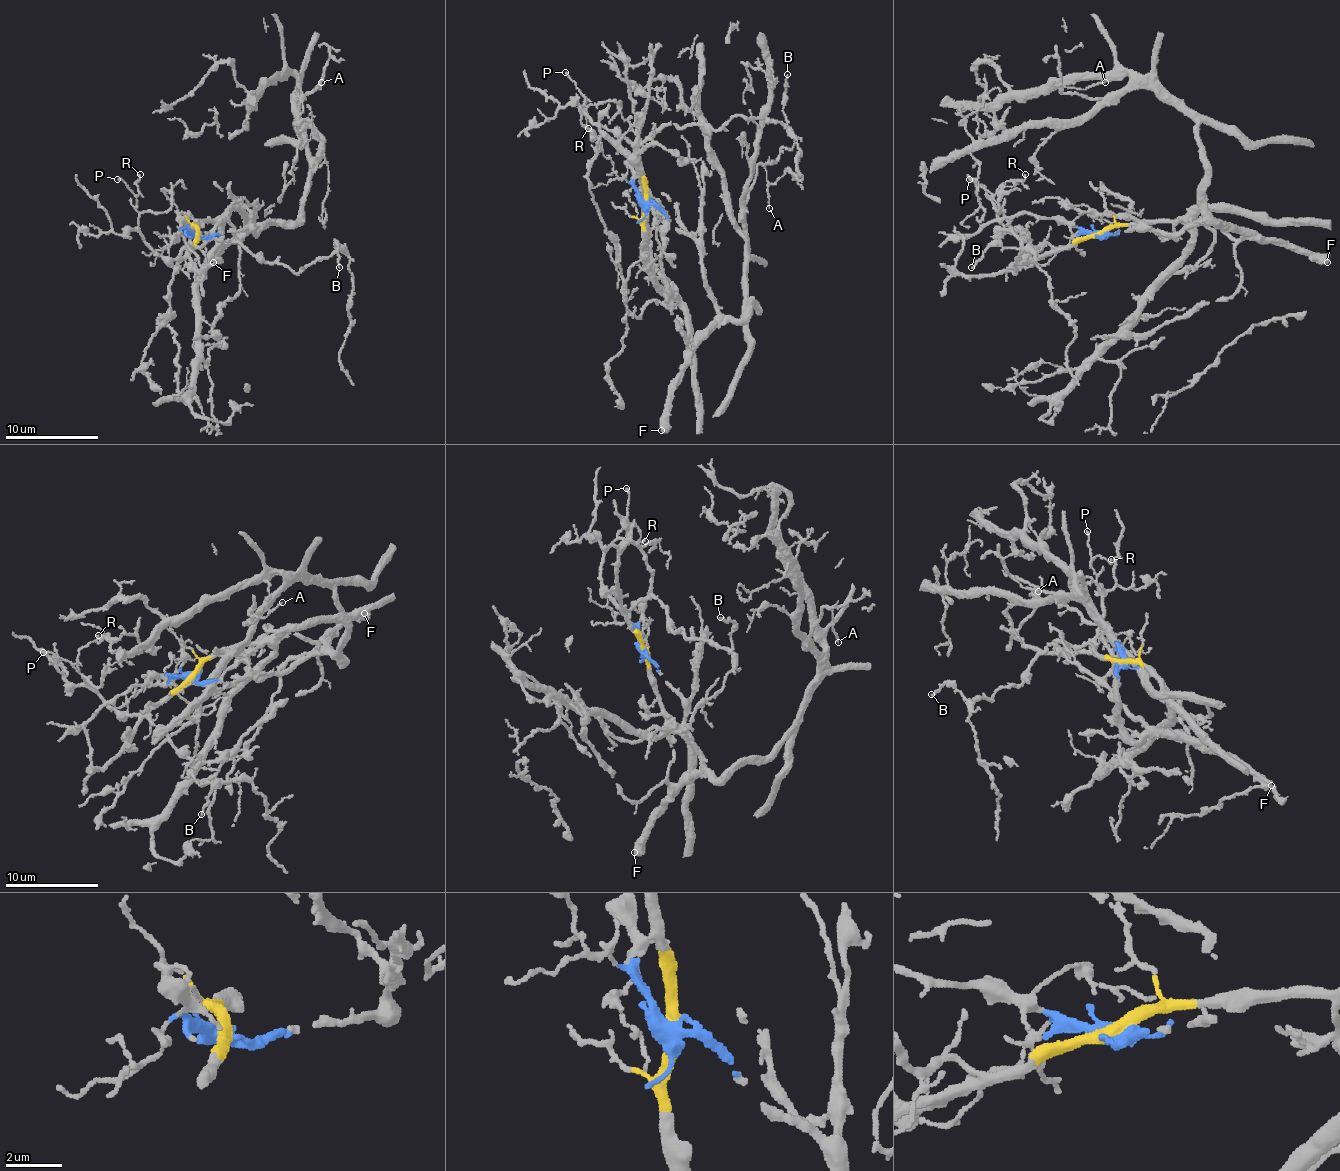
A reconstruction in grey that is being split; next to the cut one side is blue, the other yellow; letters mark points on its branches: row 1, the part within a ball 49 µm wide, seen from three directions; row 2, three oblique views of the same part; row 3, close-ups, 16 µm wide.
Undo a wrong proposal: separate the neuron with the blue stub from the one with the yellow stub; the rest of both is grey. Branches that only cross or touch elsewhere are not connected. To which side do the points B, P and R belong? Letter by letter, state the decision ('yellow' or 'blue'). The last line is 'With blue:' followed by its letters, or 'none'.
B: yellow
P: yellow
R: yellow
With blue: none

